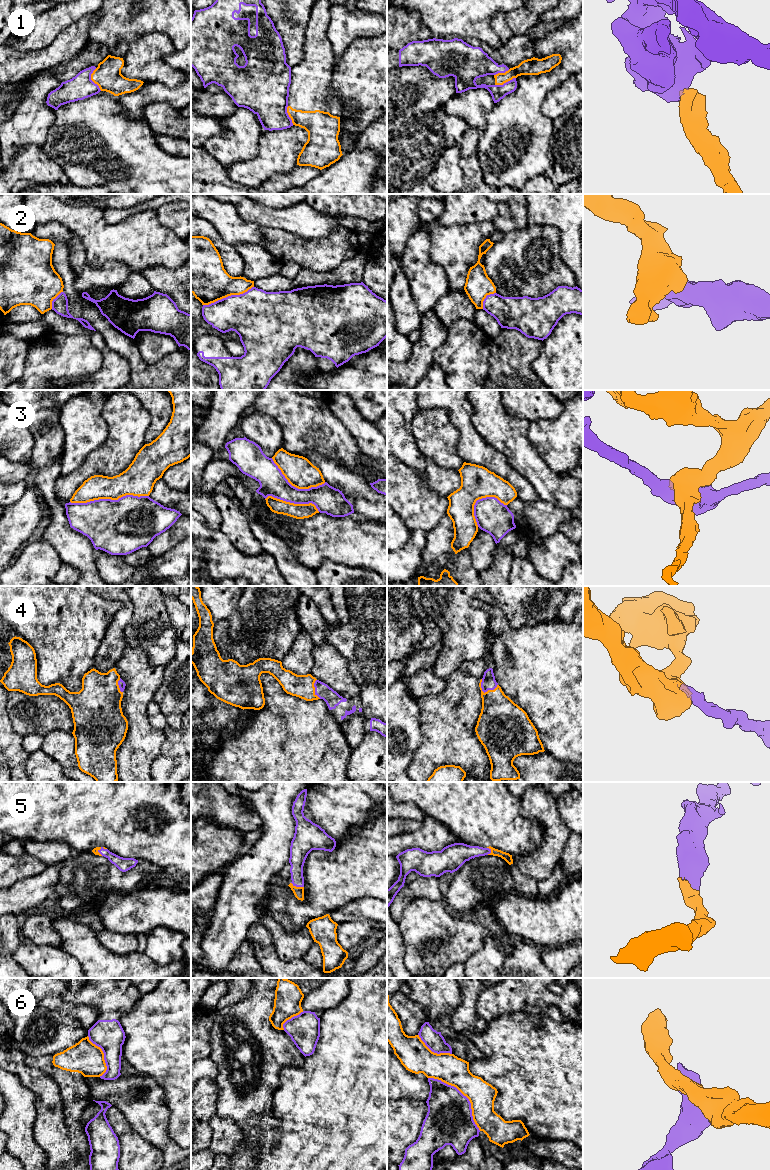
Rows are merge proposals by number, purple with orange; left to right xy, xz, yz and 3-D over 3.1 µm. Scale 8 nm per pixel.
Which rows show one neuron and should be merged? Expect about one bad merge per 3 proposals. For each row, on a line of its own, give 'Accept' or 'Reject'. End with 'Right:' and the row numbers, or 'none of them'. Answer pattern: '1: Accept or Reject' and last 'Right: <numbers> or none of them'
1: Reject
2: Reject
3: Reject
4: Accept
5: Accept
6: Reject
Right: 4, 5

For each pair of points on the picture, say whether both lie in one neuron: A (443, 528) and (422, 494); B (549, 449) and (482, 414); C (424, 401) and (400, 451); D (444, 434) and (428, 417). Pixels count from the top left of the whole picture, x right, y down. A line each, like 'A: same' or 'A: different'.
A: different
B: different
C: different
D: same

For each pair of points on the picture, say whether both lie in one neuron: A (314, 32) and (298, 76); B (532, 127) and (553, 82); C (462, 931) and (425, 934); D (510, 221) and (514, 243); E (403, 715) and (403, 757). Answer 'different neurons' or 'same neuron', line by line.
A: same neuron
B: same neuron
C: same neuron
D: different neurons
E: same neuron

